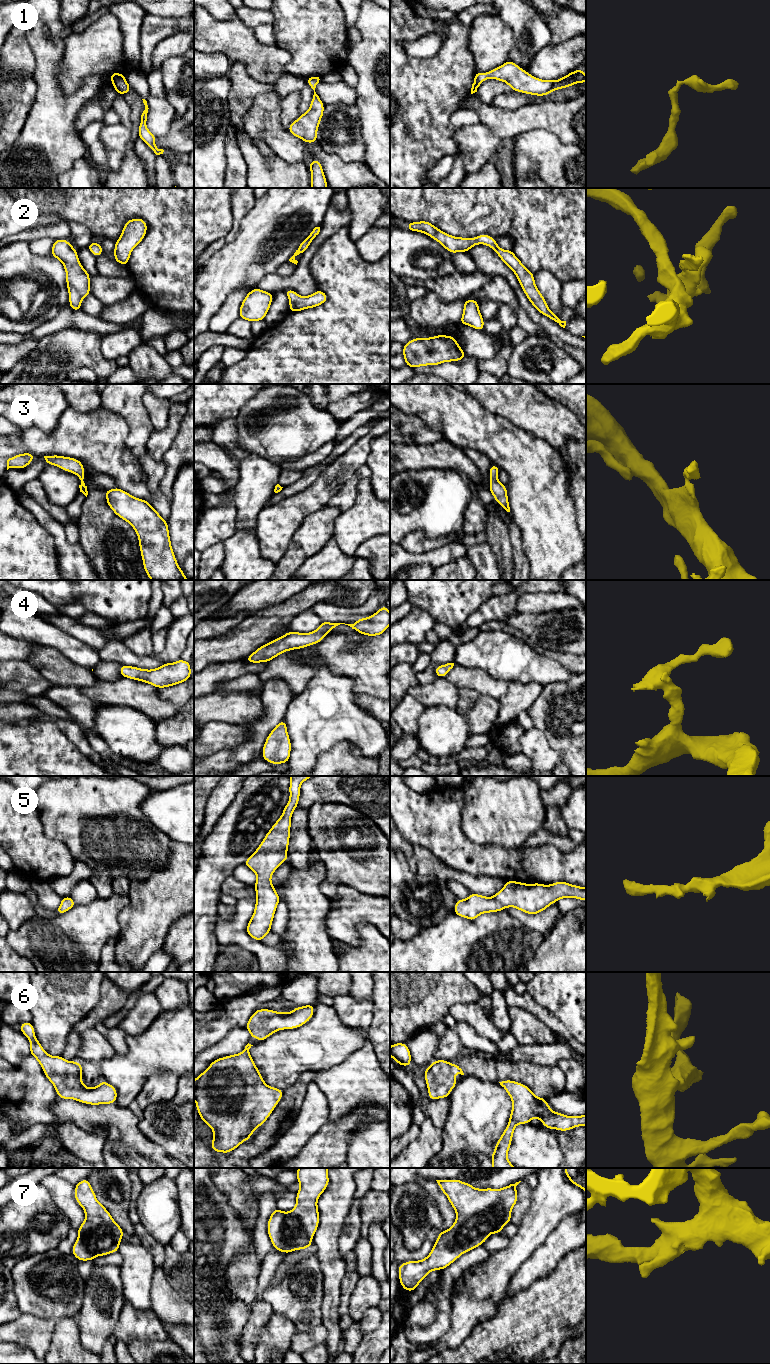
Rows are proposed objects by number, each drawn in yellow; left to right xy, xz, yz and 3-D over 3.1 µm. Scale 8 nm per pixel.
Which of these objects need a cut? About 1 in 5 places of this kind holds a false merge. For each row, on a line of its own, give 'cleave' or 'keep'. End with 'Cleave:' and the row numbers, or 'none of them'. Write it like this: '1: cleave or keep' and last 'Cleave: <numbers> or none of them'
1: keep
2: keep
3: keep
4: keep
5: keep
6: keep
7: keep
Cleave: none of them

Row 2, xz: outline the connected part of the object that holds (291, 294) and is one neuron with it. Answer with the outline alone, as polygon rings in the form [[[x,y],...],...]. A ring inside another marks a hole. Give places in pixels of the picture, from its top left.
[[[286,289],[285,293],[289,299],[289,312],[318,307],[328,300],[327,294],[319,289],[310,296],[299,296],[296,291],[291,289]]]

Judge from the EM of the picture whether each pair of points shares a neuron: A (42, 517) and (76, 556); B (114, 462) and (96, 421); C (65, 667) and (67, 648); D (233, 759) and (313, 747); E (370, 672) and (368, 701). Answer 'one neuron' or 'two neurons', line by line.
A: one neuron
B: one neuron
C: two neurons
D: two neurons
E: two neurons

